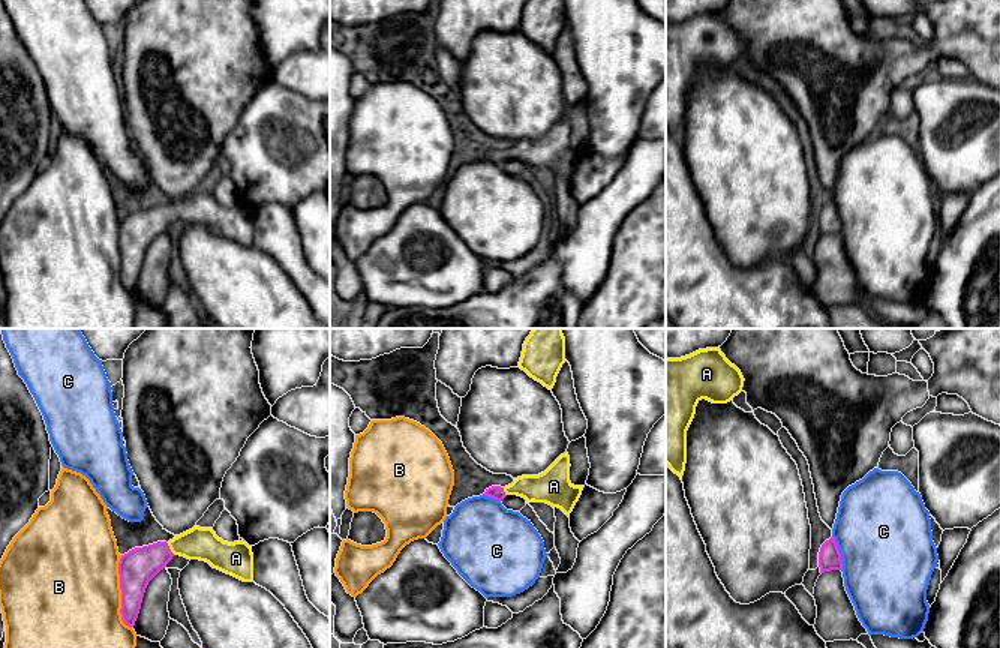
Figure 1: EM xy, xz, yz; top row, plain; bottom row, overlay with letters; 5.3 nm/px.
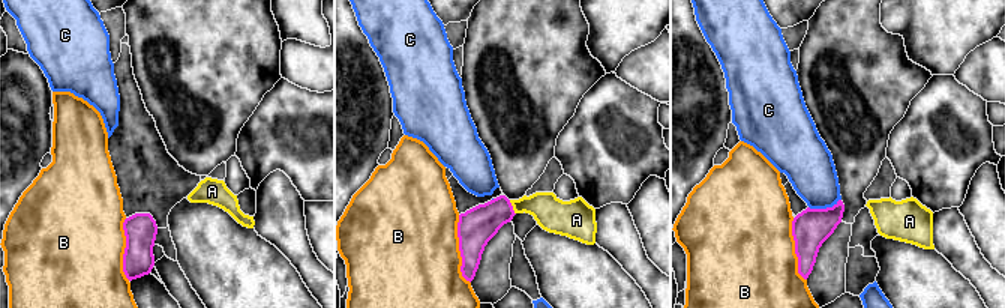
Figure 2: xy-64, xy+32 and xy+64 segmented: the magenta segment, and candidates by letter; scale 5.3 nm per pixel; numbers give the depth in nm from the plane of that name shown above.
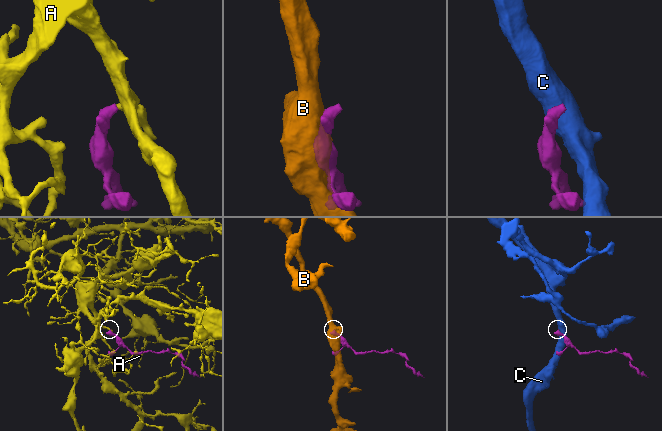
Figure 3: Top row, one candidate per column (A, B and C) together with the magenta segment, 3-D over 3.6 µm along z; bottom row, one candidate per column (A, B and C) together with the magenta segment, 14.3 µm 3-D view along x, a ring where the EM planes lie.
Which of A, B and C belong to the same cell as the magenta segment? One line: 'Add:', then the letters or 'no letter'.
Add: A

